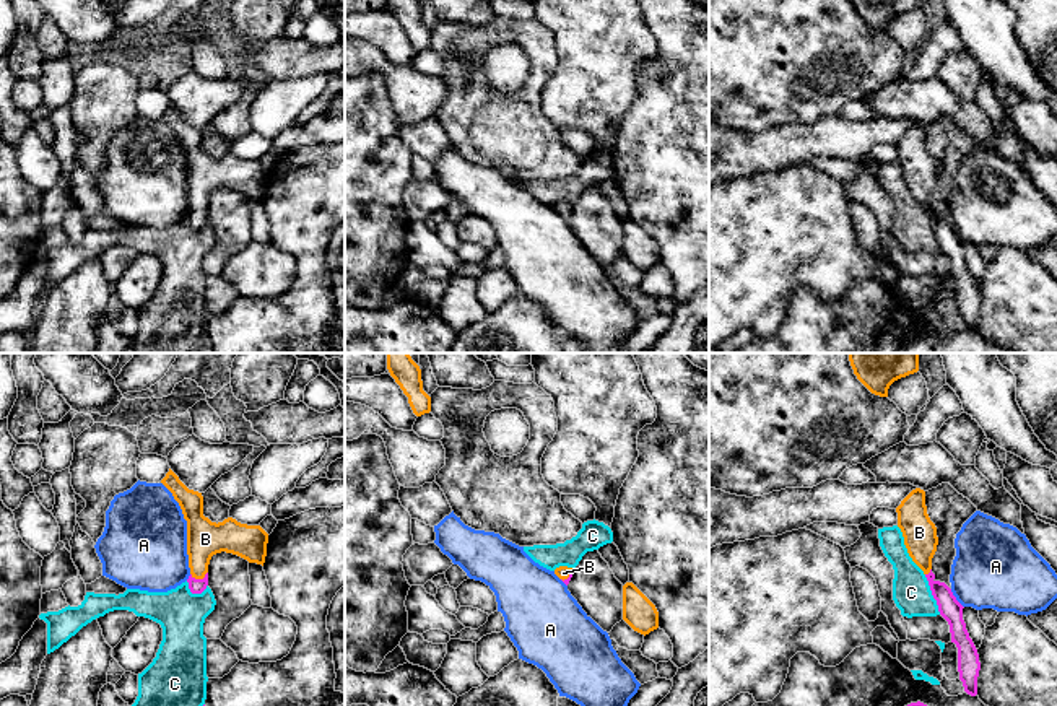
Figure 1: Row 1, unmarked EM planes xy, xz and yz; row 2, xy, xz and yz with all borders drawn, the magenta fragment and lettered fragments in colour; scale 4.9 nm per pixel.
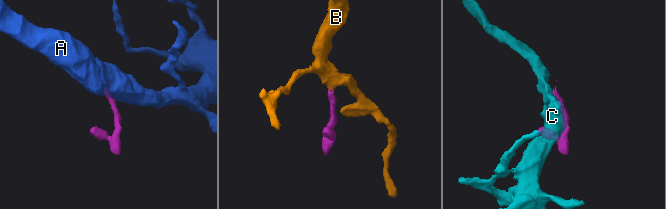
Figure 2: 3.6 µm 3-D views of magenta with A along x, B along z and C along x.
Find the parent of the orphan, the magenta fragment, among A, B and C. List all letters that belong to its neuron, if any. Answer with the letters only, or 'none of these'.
B

